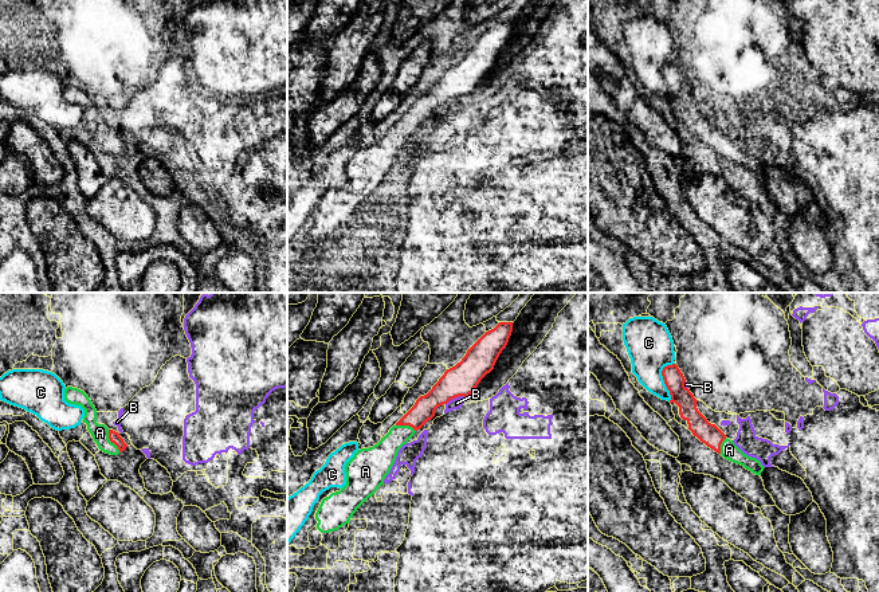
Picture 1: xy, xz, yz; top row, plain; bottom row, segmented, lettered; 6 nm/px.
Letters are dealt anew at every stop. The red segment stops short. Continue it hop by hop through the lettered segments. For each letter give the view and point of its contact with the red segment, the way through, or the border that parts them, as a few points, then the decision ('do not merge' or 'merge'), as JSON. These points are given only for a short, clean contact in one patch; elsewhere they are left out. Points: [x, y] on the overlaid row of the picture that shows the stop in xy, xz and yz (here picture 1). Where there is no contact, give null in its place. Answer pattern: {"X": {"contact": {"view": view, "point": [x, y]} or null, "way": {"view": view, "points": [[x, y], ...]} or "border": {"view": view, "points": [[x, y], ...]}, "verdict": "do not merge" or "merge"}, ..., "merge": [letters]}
{"A": {"contact": {"view": "xy", "point": [110, 440]}, "way": {"view": "xy", "points": [[114, 436], [110, 440], [99, 432]]}, "verdict": "merge"}, "B": {"contact": {"view": "xz", "point": [455, 396]}, "verdict": "do not merge"}, "C": {"contact": {"view": "yz", "point": [663, 379]}, "verdict": "do not merge"}, "merge": ["A"]}

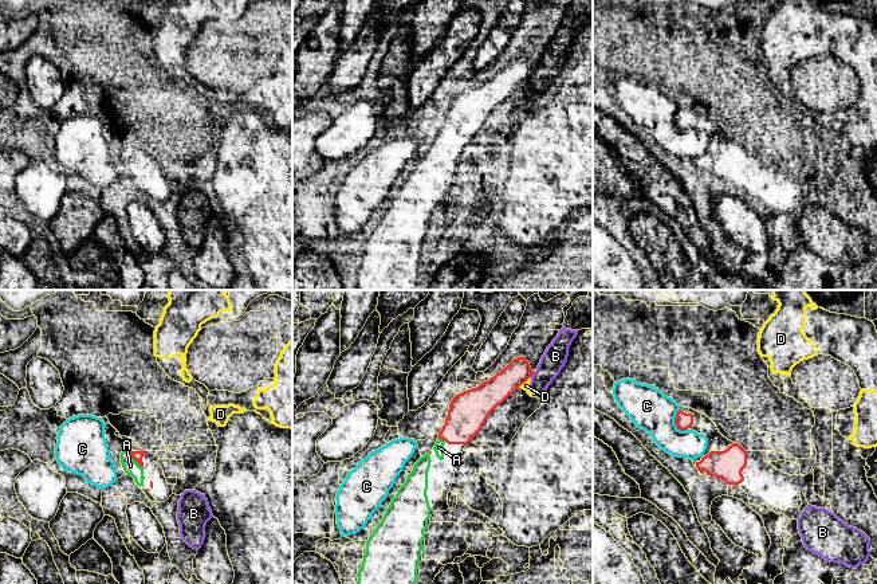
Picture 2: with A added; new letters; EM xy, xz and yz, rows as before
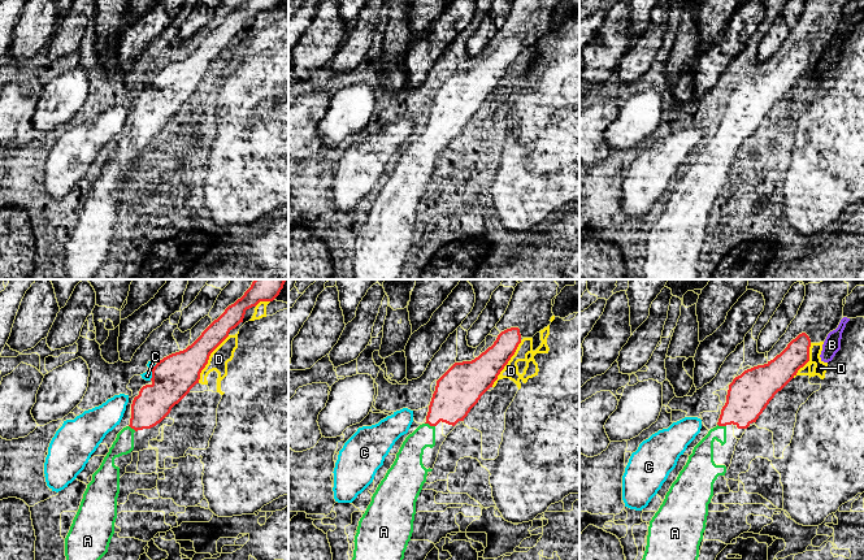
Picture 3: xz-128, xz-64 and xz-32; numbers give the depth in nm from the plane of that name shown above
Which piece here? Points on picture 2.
{"A": {"contact": {"view": "xy", "point": [134, 459]}, "way": {"view": "xy", "points": [[137, 455], [134, 459], [130, 466]]}, "verdict": "merge"}, "B": {"contact": {"view": "xz", "point": [531, 375]}, "border": {"view": "xz", "points": [[534, 372], [530, 376]]}, "verdict": "do not merge"}, "C": {"contact": {"view": "yz", "point": [675, 422]}, "verdict": "do not merge"}, "D": {"contact": {"view": "xz", "point": [523, 383]}, "verdict": "do not merge"}, "merge": ["A"]}

